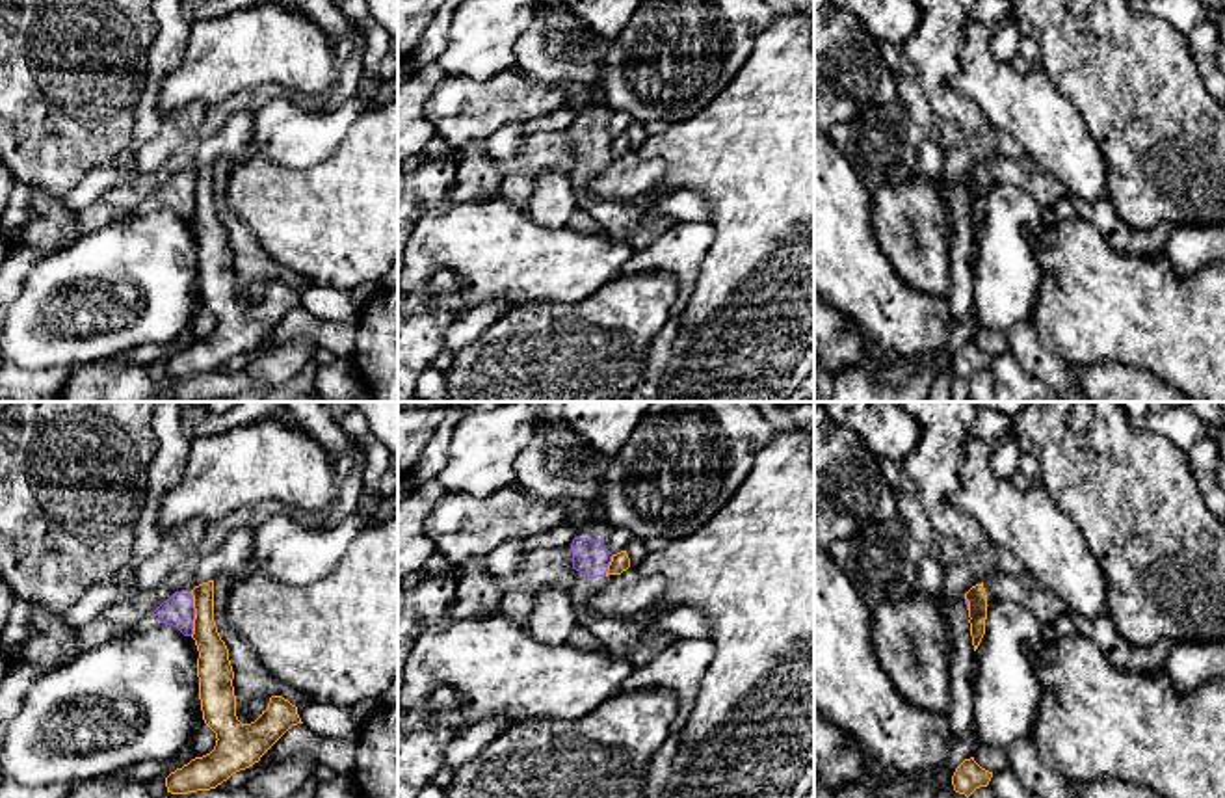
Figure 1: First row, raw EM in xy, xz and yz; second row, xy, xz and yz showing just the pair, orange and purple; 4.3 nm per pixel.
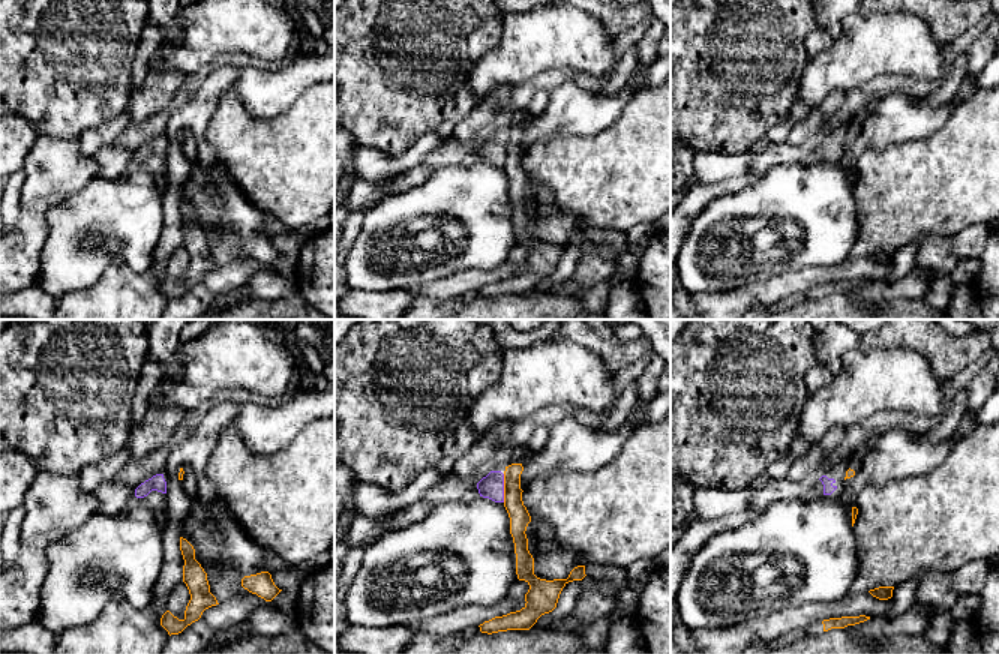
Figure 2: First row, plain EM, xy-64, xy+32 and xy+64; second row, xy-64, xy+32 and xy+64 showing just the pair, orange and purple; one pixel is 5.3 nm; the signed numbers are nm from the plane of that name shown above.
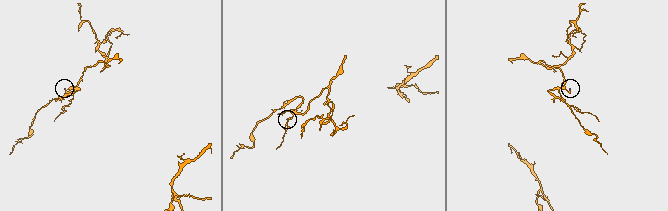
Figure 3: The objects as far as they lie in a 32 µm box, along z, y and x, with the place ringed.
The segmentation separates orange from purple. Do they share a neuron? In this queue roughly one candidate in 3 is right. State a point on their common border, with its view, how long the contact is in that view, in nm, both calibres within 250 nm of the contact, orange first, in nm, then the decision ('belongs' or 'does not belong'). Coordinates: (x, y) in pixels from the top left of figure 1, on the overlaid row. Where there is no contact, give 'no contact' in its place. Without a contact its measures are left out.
xy (196, 614) | 180 nm | 150/140 nm | does not belong

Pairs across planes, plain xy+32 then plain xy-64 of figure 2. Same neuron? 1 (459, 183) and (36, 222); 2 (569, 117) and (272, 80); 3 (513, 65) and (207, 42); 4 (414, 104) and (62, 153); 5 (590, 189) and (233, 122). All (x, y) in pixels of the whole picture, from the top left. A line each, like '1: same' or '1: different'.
1: different
2: same
3: same
4: different
5: same

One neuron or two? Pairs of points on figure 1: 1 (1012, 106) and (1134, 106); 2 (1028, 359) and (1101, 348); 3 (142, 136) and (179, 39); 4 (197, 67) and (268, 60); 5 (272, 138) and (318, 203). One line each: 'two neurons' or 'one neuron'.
1: two neurons
2: two neurons
3: one neuron
4: one neuron
5: two neurons

